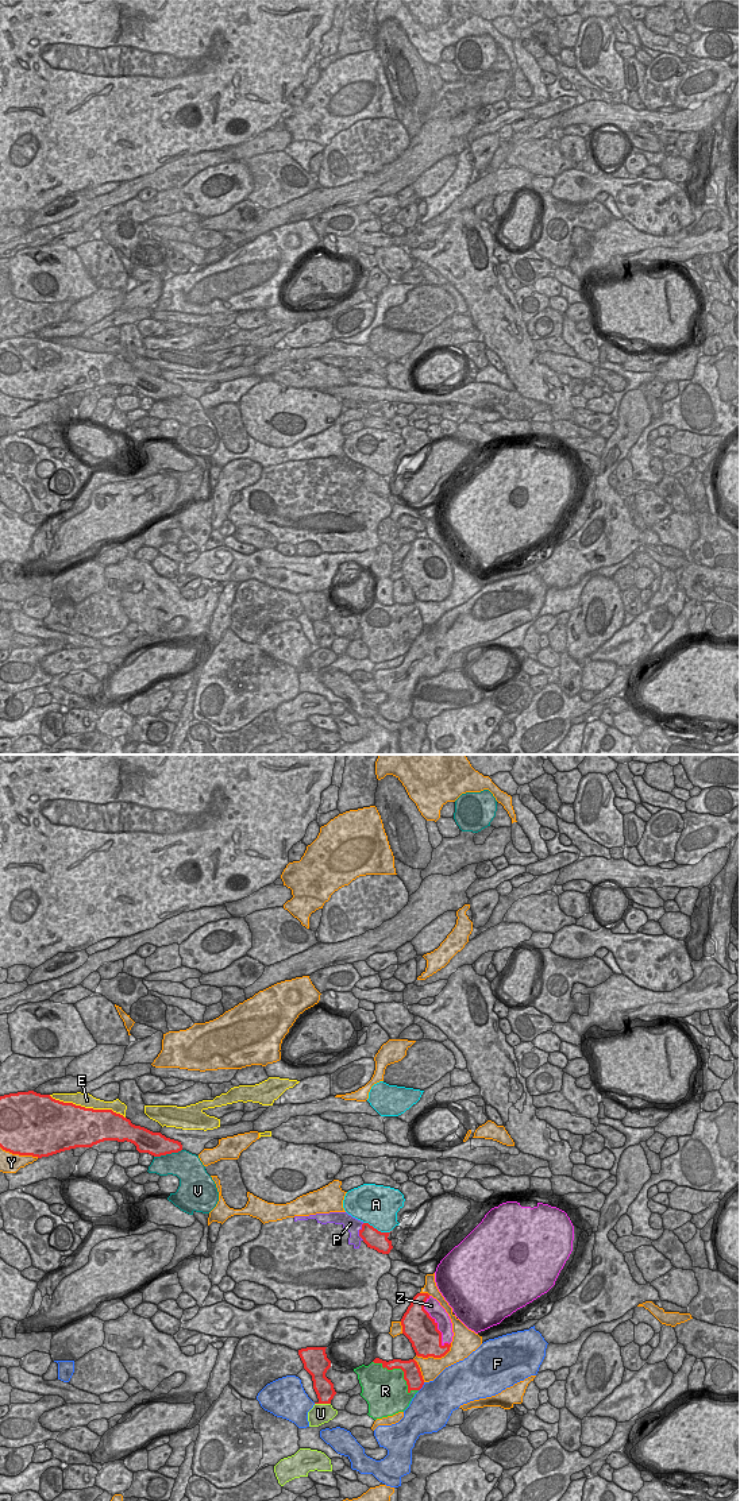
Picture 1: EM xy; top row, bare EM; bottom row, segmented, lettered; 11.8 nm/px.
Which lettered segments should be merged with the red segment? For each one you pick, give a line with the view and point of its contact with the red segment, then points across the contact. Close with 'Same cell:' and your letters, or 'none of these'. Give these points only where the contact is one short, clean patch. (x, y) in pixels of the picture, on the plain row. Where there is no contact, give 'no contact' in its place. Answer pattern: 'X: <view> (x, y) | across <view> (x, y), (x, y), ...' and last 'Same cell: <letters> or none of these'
Same cell: none of these

